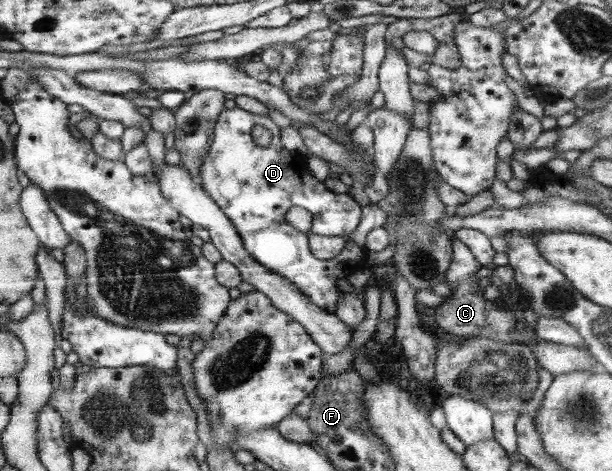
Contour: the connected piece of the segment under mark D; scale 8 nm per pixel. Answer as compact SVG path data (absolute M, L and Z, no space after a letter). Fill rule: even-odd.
M225 108L215 122L212 140L203 158L200 167L200 184L225 215L233 222L237 233L241 236L244 250L258 261L265 269L284 277L294 283L303 295L306 295L317 307L333 314L340 302L342 290L337 286L337 279L347 279L356 271L366 267L364 260L365 248L352 240L357 226L360 225L363 215L362 207L349 194L333 193L329 191L321 180L312 174L312 163L305 158L298 158L287 151L280 142L281 128L277 126L268 115L255 115L245 111L244 108ZM255 125L263 125L272 133L273 139L269 146L259 146L251 138L251 128ZM291 207L303 207L312 213L312 226L310 234L327 235L327 237L344 237L346 244L337 256L331 260L319 260L309 250L307 234L300 232L285 220L285 214Z

